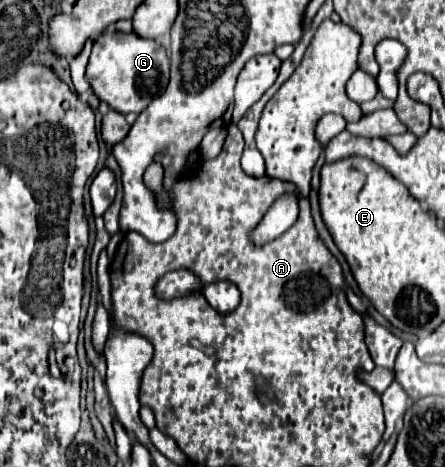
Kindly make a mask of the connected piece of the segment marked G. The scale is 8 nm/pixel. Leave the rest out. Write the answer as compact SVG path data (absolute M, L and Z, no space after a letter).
M108 29L92 47L92 55L86 69L86 79L96 97L108 103L112 109L126 113L140 113L152 99L160 97L166 89L170 75L170 59L166 49L152 41L142 39L136 33L122 33Z

